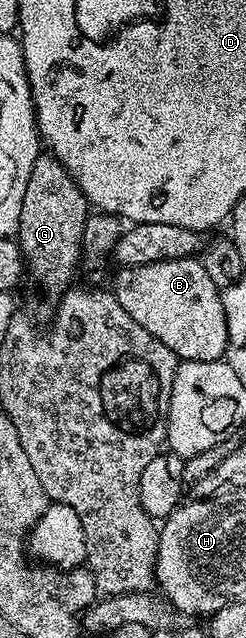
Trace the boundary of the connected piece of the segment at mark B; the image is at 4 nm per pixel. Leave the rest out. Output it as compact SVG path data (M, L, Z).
M198 257L128 266L118 272L113 293L121 308L179 359L215 364L229 350L221 290L209 280L209 272Z

